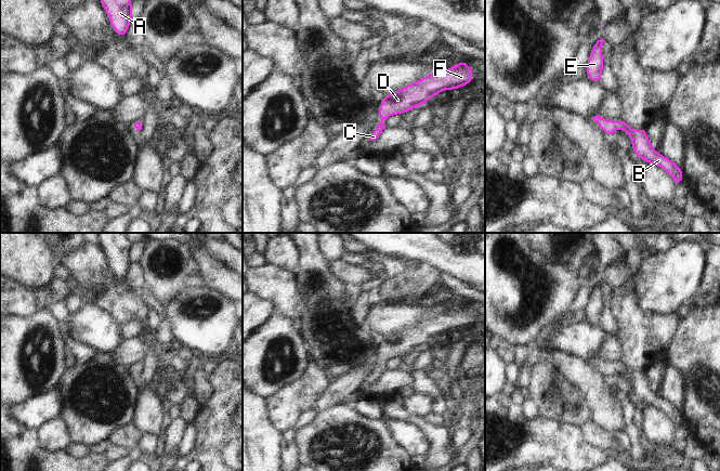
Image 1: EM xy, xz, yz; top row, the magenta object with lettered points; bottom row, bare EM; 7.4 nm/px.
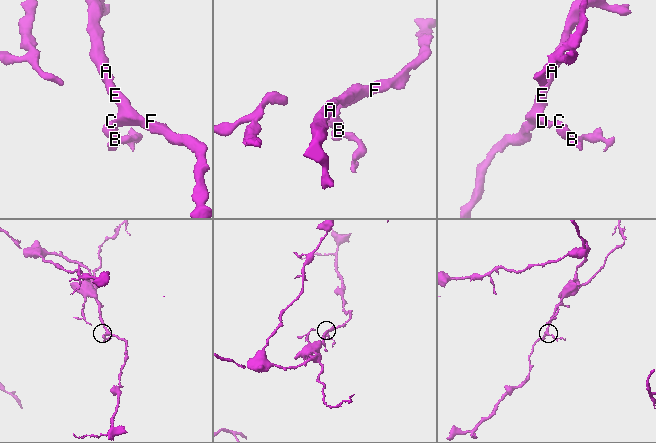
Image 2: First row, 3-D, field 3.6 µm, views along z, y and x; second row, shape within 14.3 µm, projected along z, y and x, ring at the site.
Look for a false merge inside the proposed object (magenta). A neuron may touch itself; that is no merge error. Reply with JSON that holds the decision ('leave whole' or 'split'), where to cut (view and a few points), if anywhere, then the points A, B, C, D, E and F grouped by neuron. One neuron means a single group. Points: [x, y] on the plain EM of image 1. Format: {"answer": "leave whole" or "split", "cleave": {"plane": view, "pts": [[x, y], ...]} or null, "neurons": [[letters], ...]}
{"answer": "leave whole", "cleave": null, "neurons": [["A", "B", "C", "D", "E", "F"]]}

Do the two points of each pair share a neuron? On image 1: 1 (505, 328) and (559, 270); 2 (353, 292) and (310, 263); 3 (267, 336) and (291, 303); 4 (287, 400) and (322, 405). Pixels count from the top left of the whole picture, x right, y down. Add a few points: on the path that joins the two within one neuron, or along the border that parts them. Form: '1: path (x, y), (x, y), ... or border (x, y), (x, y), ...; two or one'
1: path (525, 329), (544, 315), (552, 290); one
2: border (347, 285), (347, 304), (350, 308); two
3: border (277, 311), (290, 316), (299, 326); two
4: border (330, 382), (327, 391), (314, 406); two

